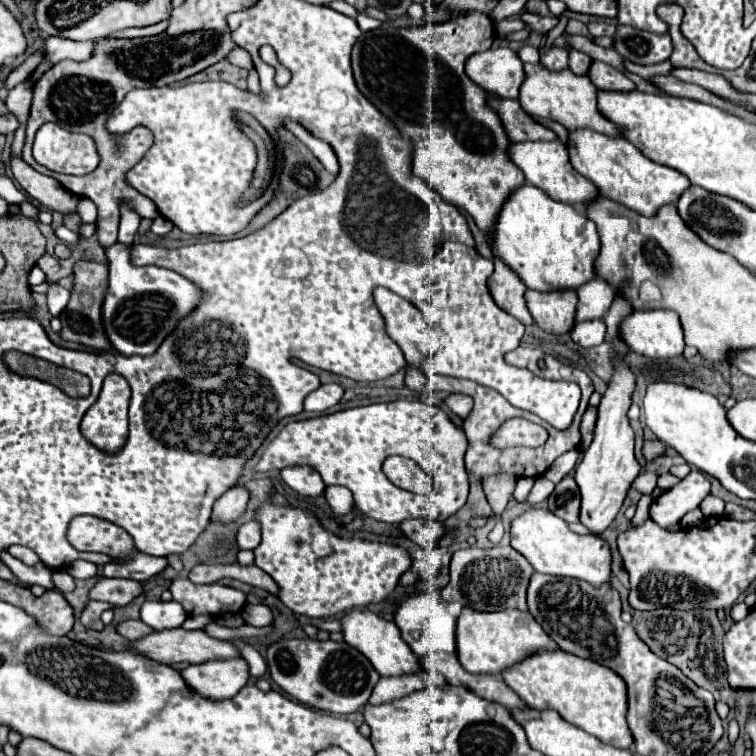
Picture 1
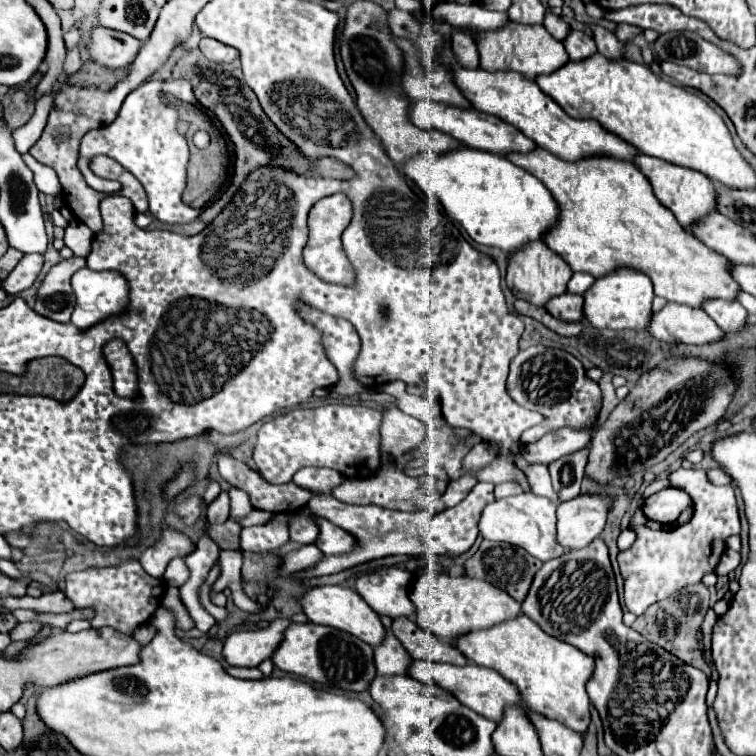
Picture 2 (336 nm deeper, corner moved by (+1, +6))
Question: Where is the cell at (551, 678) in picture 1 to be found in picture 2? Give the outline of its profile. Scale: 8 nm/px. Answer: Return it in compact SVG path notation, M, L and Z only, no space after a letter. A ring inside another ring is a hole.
M525 613L511 621L497 623L491 629L465 633L463 637L457 637L453 645L461 649L461 653L471 663L491 667L507 681L511 681L527 709L551 717L573 731L583 733L587 729L591 715L585 681L589 679L589 673L593 673L593 659L573 645L547 635Z

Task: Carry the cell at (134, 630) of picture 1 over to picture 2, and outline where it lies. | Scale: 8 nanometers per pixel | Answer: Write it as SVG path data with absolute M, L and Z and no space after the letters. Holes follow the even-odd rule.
M147 623L147 625L141 625L141 627L135 631L135 635L133 635L133 637L137 639L137 643L139 643L139 645L143 645L143 647L145 647L145 645L147 645L147 643L151 643L151 639L155 637L155 627L153 627L153 625L149 625L149 623Z

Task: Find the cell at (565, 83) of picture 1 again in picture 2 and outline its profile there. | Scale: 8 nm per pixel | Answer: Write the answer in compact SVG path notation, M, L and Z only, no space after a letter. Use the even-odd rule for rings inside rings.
M509 21L505 27L495 31L477 31L473 27L463 27L463 29L475 33L479 65L487 71L499 71L499 69L521 71L525 77L533 81L537 75L553 73L569 61L563 43L557 41L543 25L523 25L523 23Z

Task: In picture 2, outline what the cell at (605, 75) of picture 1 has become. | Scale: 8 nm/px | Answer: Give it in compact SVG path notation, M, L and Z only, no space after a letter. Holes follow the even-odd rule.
M577 29L569 31L569 35L563 39L563 45L569 53L569 59L573 59L573 61L581 61L581 59L597 53L593 37L587 35L585 31L577 31Z

